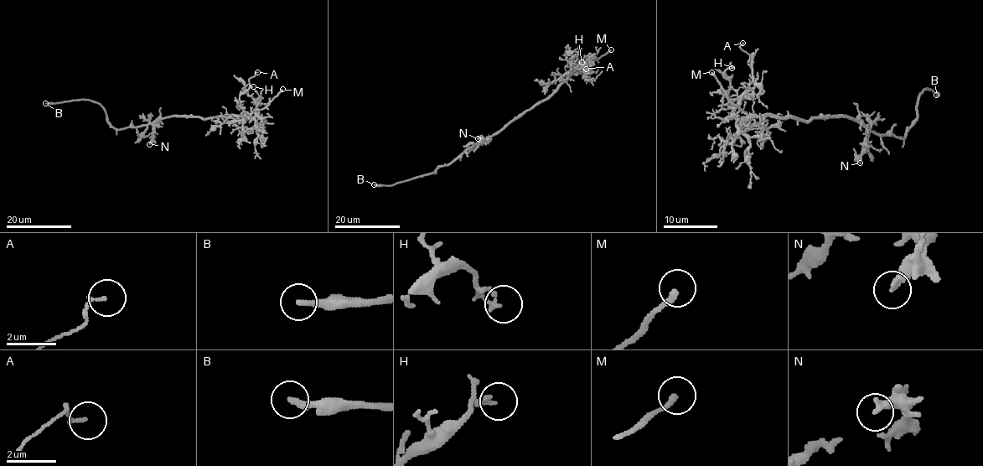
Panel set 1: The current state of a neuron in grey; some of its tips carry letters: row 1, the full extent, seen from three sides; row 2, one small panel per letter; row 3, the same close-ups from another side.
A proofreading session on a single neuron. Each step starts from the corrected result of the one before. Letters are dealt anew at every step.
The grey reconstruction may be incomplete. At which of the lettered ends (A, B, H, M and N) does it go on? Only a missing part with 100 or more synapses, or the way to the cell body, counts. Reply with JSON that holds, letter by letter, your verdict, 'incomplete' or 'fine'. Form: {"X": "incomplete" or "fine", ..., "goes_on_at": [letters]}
{"A": "fine", "B": "incomplete", "H": "fine", "M": "incomplete", "N": "fine", "goes_on_at": ["B", "M"]}

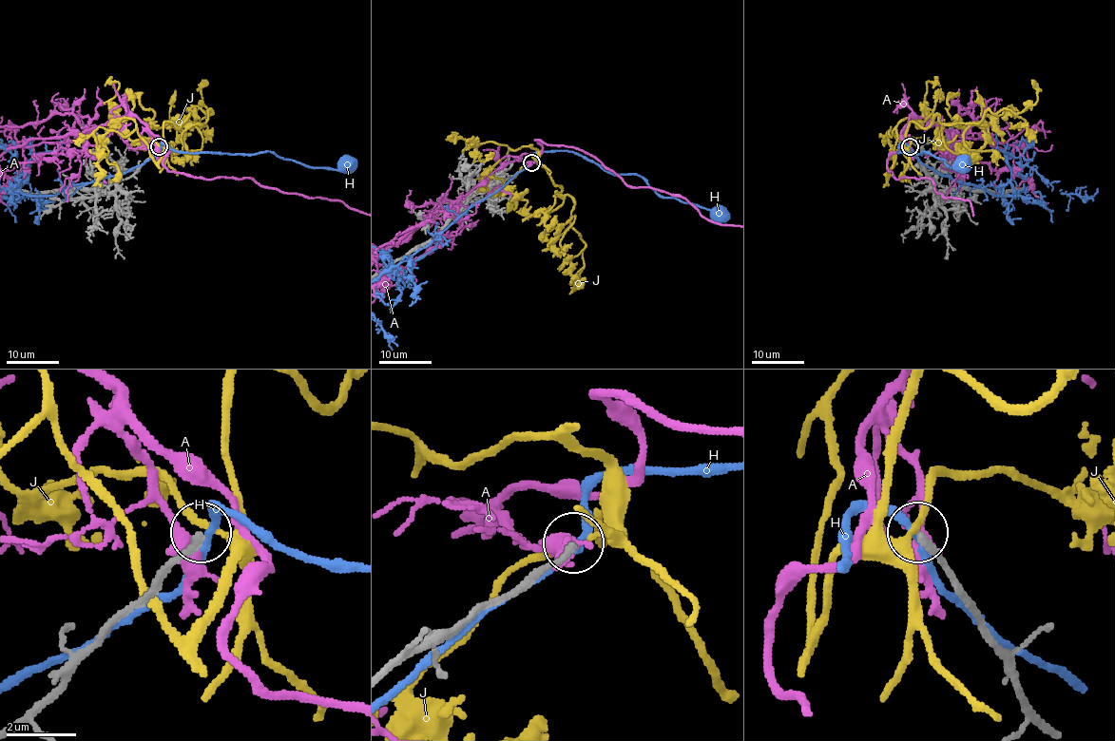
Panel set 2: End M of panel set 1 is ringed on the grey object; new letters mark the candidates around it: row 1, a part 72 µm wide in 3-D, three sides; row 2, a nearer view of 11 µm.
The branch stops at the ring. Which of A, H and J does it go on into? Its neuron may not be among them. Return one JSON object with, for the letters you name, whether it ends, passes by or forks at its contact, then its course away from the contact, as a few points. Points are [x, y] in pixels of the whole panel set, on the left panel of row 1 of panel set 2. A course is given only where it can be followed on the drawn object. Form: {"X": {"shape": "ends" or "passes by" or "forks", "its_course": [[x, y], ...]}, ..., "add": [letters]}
{"add": []}

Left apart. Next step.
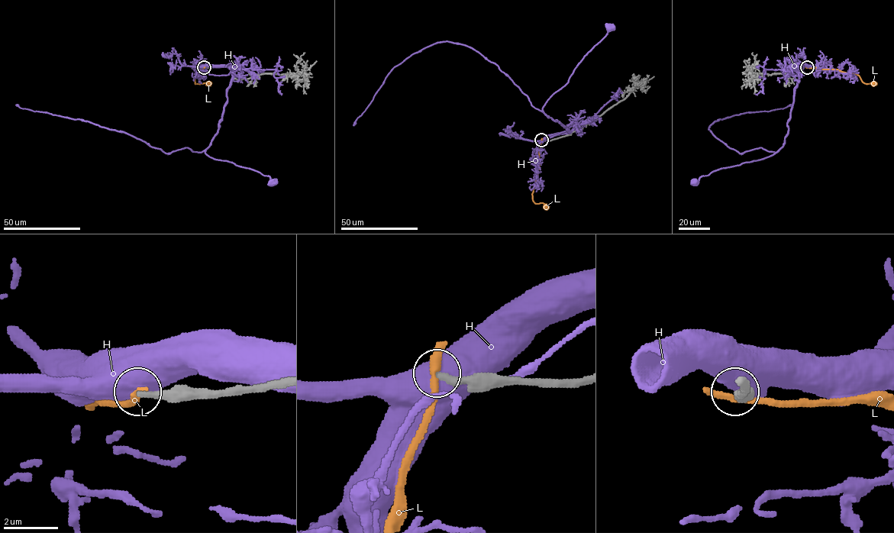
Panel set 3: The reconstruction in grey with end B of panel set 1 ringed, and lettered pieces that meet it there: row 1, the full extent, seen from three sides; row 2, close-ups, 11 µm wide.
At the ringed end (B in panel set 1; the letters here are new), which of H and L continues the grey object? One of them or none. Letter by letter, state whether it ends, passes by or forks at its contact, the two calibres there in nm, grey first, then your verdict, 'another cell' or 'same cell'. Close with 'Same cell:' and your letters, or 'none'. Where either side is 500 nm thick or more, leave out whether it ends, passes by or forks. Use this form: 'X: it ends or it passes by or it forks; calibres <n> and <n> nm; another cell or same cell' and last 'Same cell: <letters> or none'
H: calibres 380 and 700 nm; another cell
L: it ends; calibres 260 and 360 nm; another cell
Same cell: none

